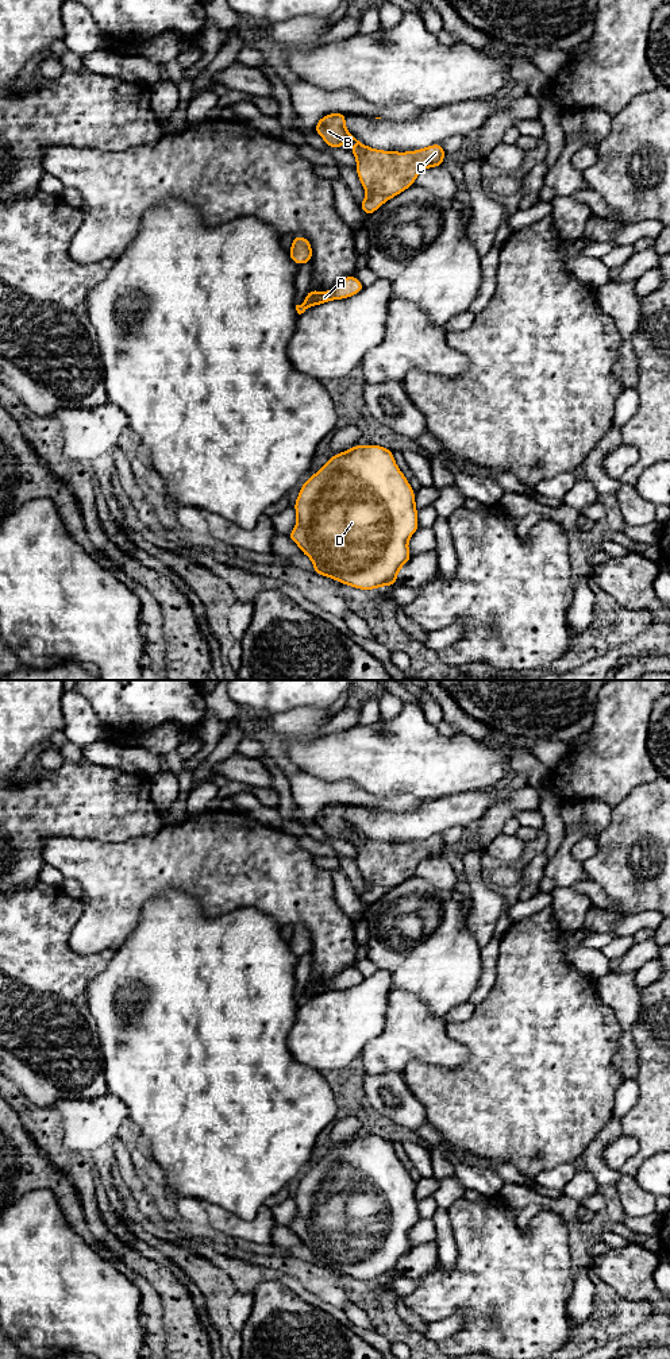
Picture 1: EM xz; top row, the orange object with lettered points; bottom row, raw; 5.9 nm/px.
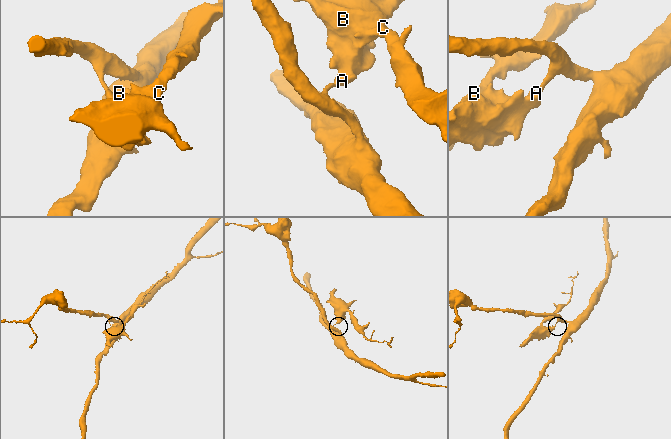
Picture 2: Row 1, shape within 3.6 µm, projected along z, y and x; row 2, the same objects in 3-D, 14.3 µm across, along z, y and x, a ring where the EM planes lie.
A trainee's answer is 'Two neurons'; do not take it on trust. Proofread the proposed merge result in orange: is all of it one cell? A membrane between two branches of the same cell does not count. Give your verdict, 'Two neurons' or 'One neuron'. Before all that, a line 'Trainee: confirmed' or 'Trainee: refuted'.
Trainee: confirmed
Two neurons

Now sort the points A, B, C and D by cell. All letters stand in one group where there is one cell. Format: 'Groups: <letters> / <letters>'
Groups: A B C / D

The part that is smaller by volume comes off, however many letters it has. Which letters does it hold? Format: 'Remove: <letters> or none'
Remove: A, B, C

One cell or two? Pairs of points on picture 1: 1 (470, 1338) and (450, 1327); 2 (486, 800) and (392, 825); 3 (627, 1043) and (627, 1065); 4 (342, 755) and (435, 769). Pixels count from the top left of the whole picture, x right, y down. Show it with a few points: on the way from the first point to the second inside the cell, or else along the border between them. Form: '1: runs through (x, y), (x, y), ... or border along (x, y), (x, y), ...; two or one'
1: border along (461, 1313), (464, 1324), (434, 1344); two
2: runs through (464, 810), (447, 811), (415, 825); one
3: runs through (627, 1049), (627, 1060); one
4: runs through (365, 755), (412, 757); one

